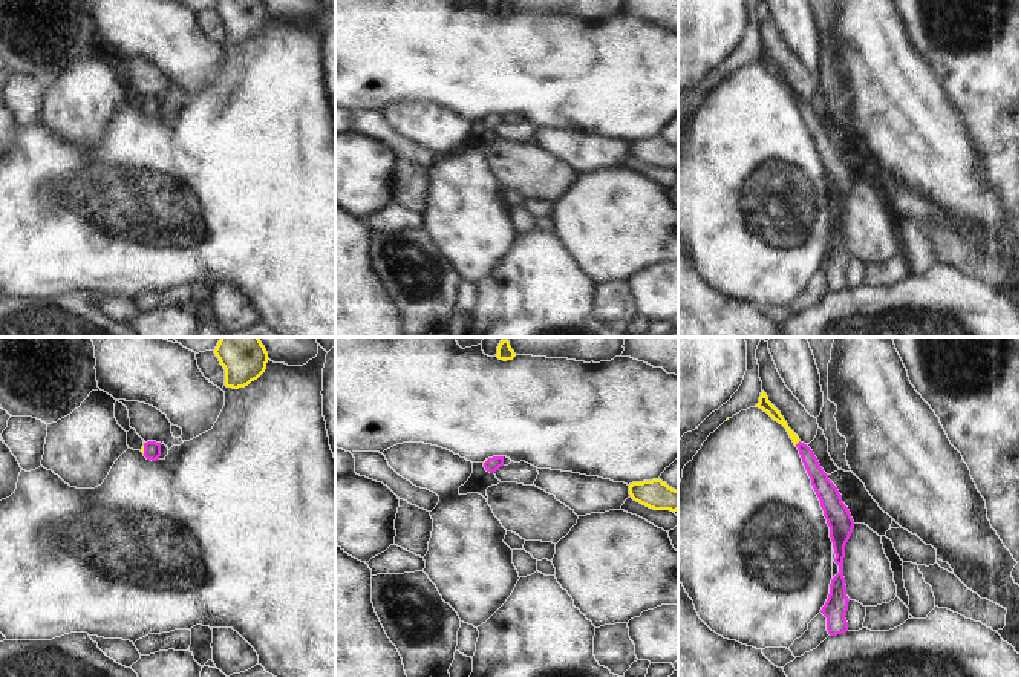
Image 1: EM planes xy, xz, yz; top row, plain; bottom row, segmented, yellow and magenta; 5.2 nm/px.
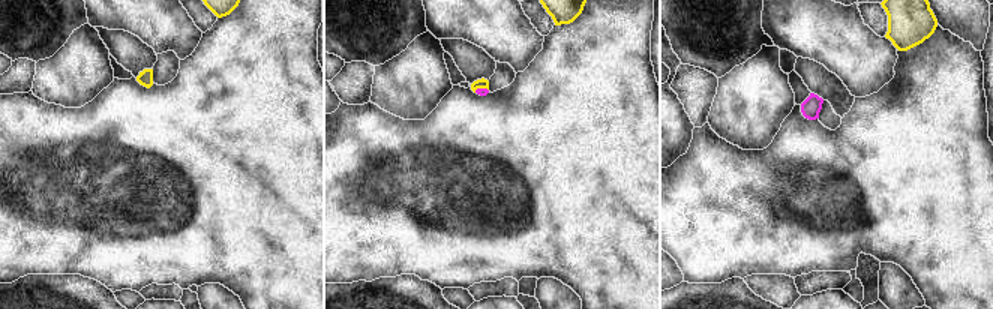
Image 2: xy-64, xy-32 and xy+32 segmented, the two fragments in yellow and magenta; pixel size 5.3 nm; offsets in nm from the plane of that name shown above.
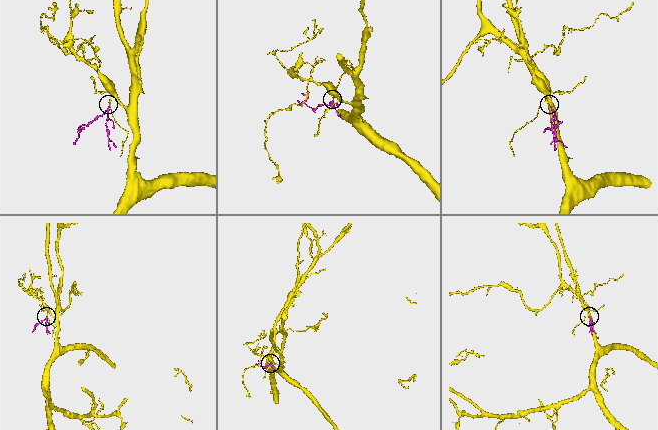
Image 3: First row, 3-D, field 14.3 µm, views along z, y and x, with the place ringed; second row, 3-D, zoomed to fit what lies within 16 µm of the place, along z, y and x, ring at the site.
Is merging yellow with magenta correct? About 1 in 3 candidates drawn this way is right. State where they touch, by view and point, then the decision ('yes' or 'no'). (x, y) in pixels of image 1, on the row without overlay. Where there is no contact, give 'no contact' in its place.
meets yellow in yz at (796, 100); yes

